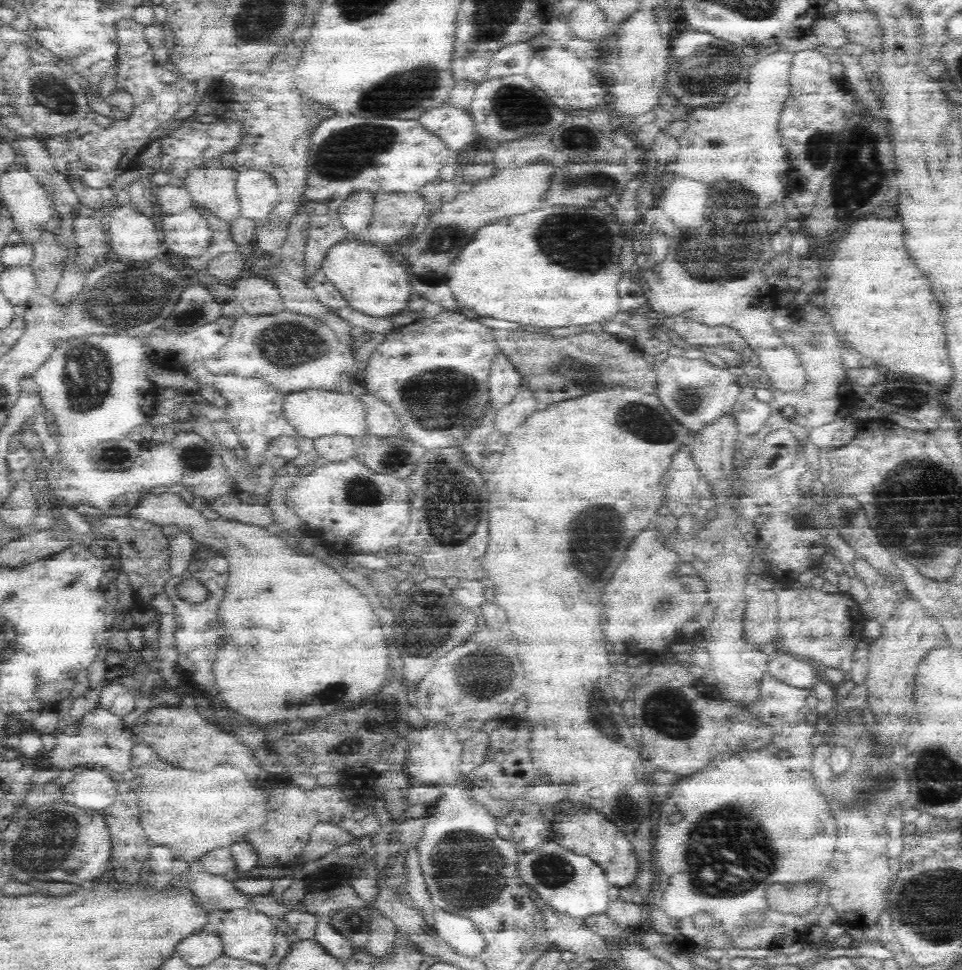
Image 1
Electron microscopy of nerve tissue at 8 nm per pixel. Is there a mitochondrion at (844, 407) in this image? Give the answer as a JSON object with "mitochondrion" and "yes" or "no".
{"mitochondrion":"no"}

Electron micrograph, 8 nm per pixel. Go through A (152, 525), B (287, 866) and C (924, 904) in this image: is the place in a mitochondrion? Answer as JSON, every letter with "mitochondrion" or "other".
{"A":"other","B":"other","C":"mitochondrion"}

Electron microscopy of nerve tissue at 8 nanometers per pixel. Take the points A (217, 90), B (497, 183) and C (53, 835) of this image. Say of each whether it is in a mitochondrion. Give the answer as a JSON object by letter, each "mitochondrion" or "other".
{"A":"other","B":"other","C":"mitochondrion"}

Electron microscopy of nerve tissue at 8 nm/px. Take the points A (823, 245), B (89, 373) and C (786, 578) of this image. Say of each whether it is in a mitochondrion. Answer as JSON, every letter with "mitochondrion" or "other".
{"A":"other","B":"mitochondrion","C":"other"}

